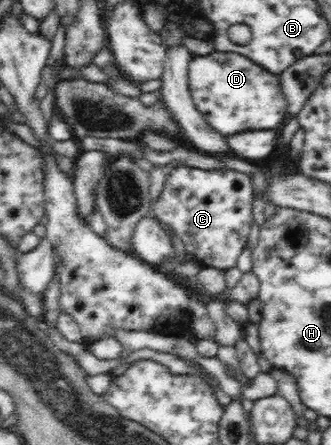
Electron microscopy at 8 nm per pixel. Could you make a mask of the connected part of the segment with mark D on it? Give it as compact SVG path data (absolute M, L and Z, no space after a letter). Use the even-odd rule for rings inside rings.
M213 51L207 56L193 57L188 65L188 88L197 111L224 137L247 130L273 130L288 114L287 100L281 91L280 76L273 75L241 54Z

